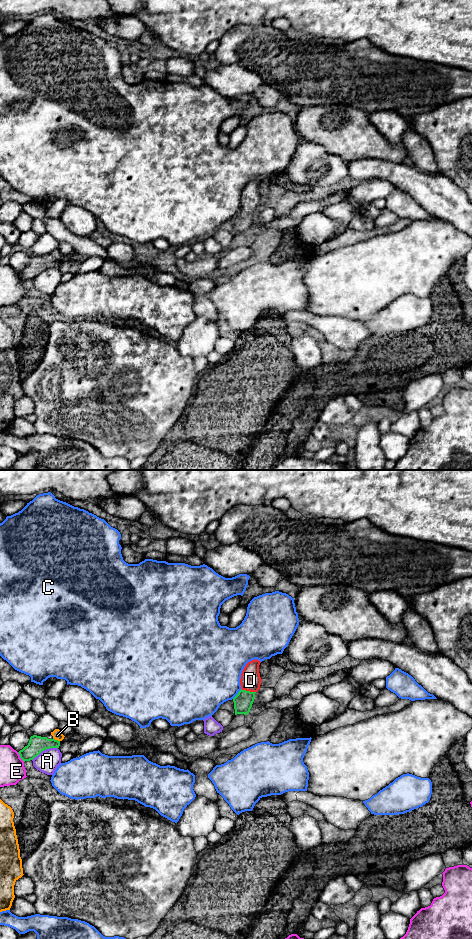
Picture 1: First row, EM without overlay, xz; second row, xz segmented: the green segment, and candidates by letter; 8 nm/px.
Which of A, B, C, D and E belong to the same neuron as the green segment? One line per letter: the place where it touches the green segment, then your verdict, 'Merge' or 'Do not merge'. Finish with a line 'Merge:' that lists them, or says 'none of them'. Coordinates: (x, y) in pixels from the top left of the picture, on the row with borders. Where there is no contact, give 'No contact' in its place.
A: Touches green at xz (44, 749). Do not merge
B: Touches green at xz (56, 740). Do not merge
C: Touches green at xz (237, 694). Do not merge
D: Touches green at xz (248, 691). Merge
E: Touches green at xz (20, 757). Do not merge
Merge: D

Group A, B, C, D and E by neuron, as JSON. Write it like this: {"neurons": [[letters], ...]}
{"neurons": [["A"], ["B"], ["C"], ["D"], ["E"]]}

